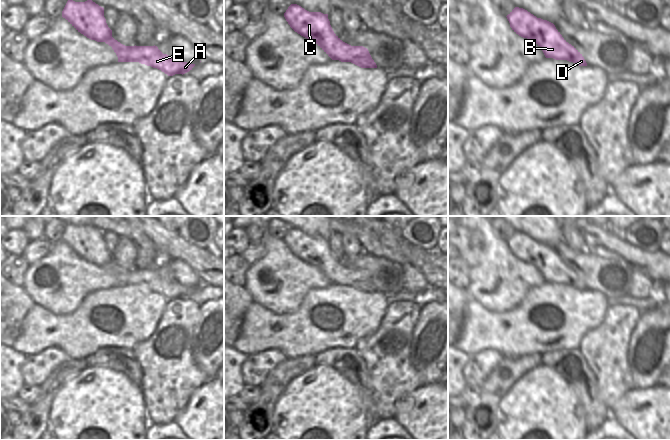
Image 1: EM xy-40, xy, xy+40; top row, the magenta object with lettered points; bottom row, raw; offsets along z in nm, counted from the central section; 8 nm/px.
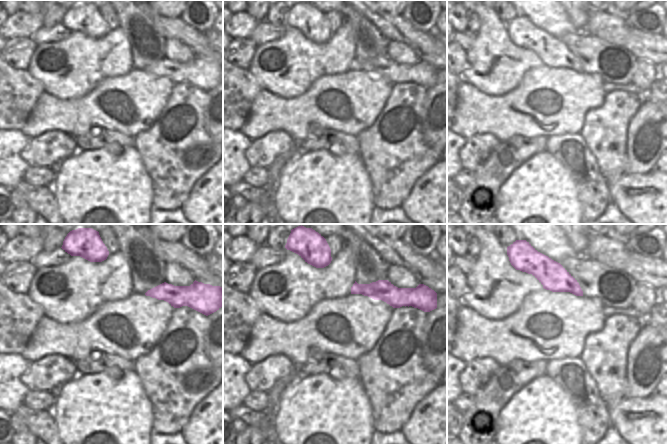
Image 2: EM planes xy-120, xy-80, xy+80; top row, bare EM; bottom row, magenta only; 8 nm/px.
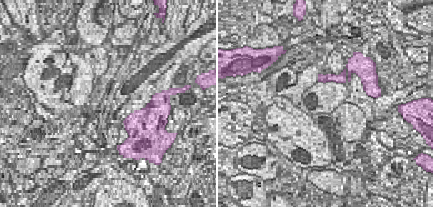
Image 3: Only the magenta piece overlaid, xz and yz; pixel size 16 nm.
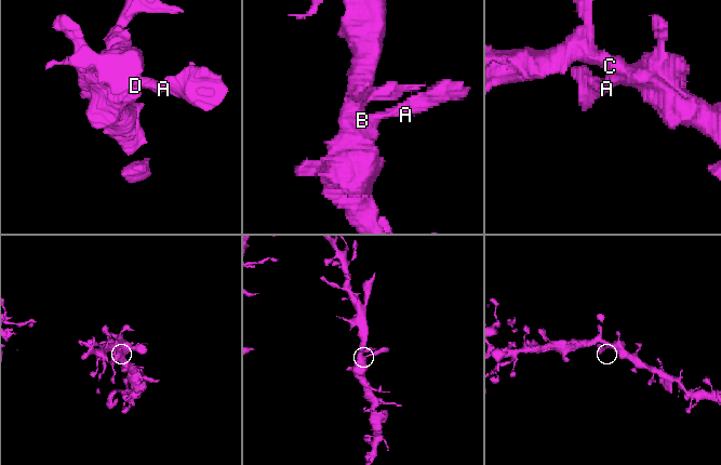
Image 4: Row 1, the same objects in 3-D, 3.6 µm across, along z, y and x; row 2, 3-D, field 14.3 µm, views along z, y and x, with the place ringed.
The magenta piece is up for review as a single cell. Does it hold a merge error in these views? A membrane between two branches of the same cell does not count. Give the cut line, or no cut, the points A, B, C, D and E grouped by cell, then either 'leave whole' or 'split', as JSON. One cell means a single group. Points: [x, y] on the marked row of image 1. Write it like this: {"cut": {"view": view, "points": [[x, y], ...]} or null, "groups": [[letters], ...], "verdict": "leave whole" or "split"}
{"cut": null, "groups": [["A", "B", "C", "D", "E"]], "verdict": "leave whole"}

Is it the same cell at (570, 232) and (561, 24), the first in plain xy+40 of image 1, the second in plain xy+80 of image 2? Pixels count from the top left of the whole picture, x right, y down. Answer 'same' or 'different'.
different

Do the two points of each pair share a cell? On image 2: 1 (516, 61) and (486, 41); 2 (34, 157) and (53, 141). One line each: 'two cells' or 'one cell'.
1: one cell
2: one cell

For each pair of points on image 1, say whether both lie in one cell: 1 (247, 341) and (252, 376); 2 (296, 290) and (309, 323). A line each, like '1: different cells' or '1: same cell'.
1: different cells
2: different cells

